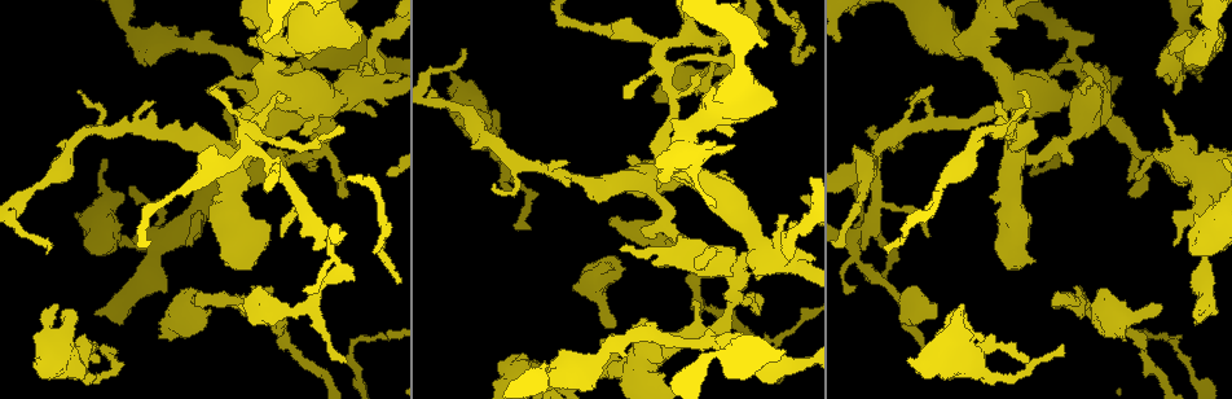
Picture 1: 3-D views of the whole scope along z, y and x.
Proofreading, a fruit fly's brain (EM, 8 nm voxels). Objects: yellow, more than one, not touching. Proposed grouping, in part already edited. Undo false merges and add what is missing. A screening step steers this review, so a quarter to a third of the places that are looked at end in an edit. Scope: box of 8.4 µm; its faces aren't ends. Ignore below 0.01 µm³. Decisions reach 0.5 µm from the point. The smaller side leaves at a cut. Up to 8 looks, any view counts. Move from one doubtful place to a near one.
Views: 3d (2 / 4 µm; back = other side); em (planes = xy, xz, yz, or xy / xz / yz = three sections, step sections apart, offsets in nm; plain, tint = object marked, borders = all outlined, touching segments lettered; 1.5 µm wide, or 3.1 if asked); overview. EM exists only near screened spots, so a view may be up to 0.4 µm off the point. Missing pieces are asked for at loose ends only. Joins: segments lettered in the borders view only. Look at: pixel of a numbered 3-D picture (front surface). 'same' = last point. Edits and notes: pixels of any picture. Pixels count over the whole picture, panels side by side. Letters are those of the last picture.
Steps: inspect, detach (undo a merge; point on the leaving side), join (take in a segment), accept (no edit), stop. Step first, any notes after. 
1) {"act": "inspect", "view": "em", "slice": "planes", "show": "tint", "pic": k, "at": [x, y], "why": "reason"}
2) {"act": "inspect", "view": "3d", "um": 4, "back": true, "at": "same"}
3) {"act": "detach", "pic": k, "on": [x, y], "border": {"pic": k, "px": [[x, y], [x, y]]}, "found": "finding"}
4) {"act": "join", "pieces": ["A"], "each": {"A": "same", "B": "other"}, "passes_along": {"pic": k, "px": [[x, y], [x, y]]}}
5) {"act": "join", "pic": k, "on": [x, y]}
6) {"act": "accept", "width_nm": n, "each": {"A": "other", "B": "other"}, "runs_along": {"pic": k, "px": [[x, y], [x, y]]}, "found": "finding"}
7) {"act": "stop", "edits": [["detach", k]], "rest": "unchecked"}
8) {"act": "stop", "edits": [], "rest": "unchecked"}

{"act": "inspect", "view": "em", "slice": "planes", "show": "borders", "pic": 1, "at": [161, 338], "why": "stops while still wide"}

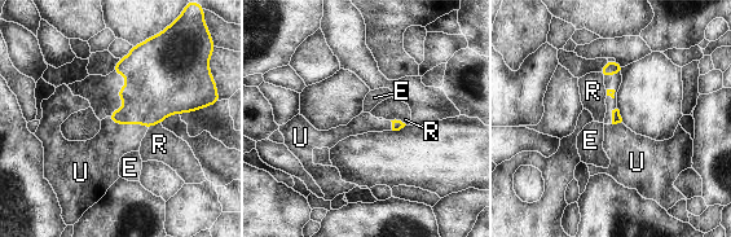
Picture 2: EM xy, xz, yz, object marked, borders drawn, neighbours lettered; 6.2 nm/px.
{"act": "join", "pieces": ["U"], "each": {"E": "other", "R": "other", "U": "same"}, "passes_along": {"pic": 2, "px": [[153, 92], [128, 123], [102, 153]]}, "found": "the neuron continues"}

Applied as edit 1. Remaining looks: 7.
{"act": "inspect", "view": "3d", "um": 2, "pic": 1, "at": [1026, 360], "why": "branch stops here"}

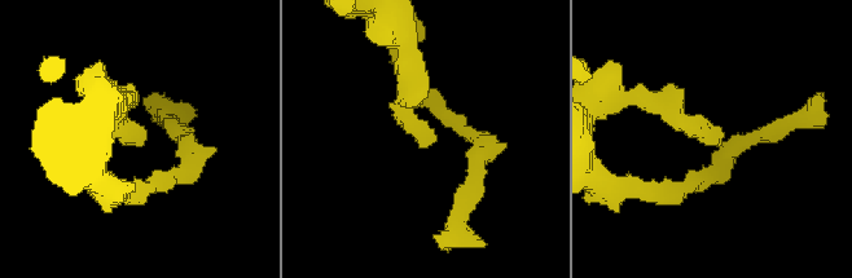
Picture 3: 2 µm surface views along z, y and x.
{"act": "inspect", "view": "em", "slice": "xz", "step": 8, "show": "borders", "pic": 3, "at": [427, 141]}

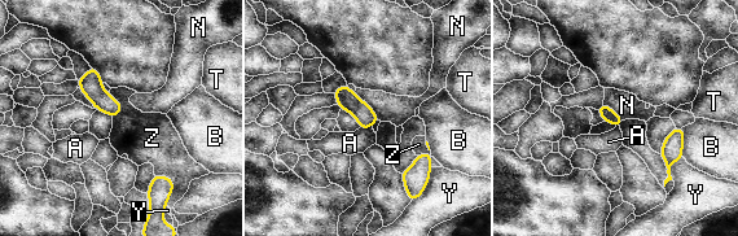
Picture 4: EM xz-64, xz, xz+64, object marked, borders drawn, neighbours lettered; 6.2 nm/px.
{"act": "accept", "each": {"A": "other", "B": "other", "N": "other", "T": "other", "Y": "other", "Z": "other"}, "border": {"pic": 4, "px": [[372, 126], [359, 129]]}, "found": "none of them fits"}

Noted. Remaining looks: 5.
{"act": "inspect", "view": "em", "slice": "planes", "show": "plain", "pic": 1, "at": [209, 93], "why": "thin end"}

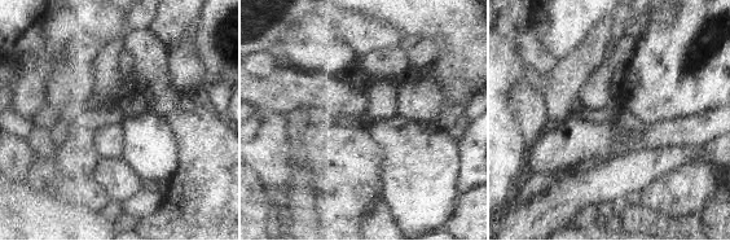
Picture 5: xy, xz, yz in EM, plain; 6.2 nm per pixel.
{"act": "inspect", "view": "em", "slice": "planes", "show": "borders", "at": "same"}

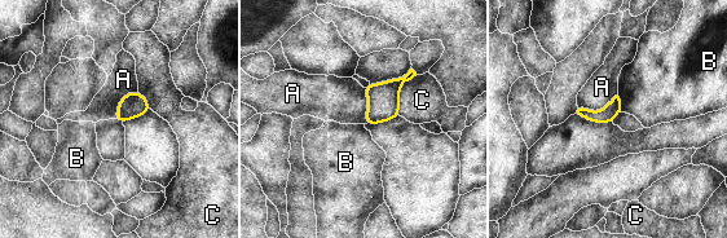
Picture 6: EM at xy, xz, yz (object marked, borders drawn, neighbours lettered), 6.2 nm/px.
{"act": "accept", "each": {"A": "other", "B": "other", "C": "other"}, "border": {"pic": 6, "px": [[617, 93], [599, 110], [578, 109]]}, "found": "none of them fits"}

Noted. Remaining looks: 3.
{"act": "stop", "edits": [["join", 2]], "rest": "unchecked"}

